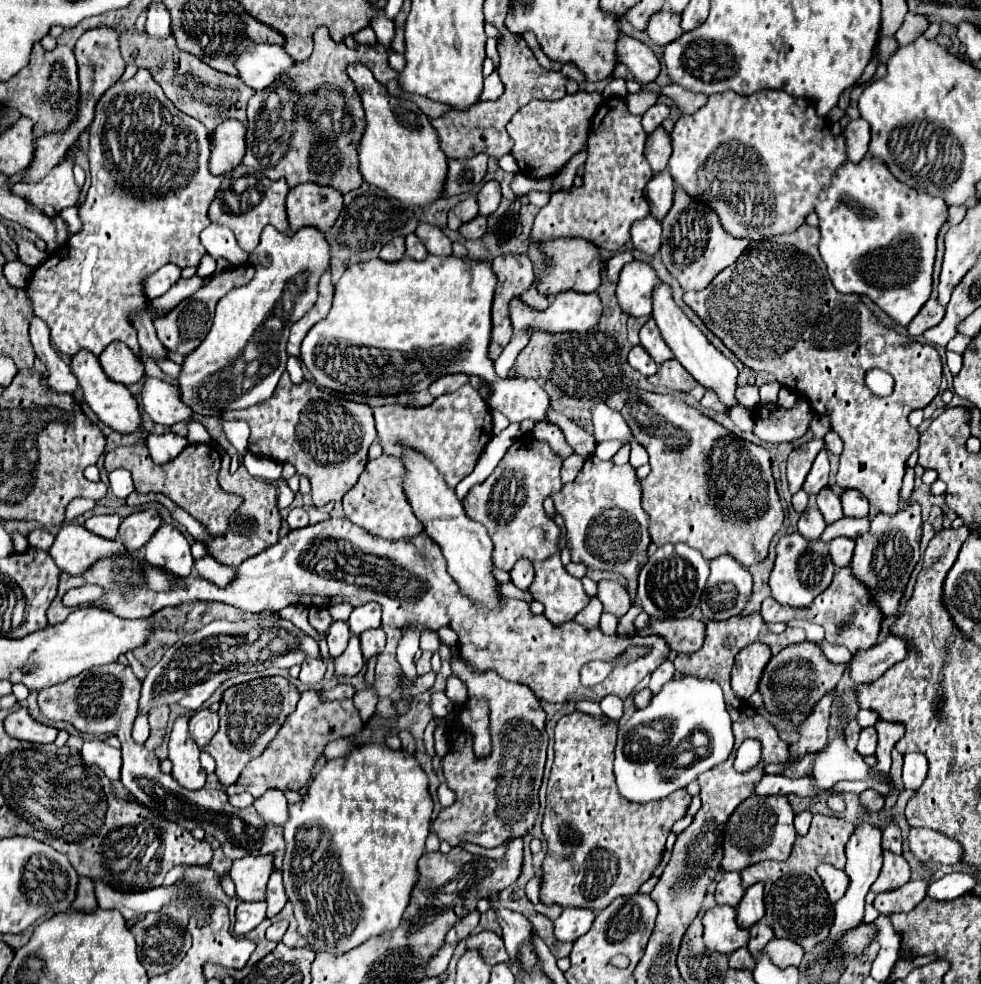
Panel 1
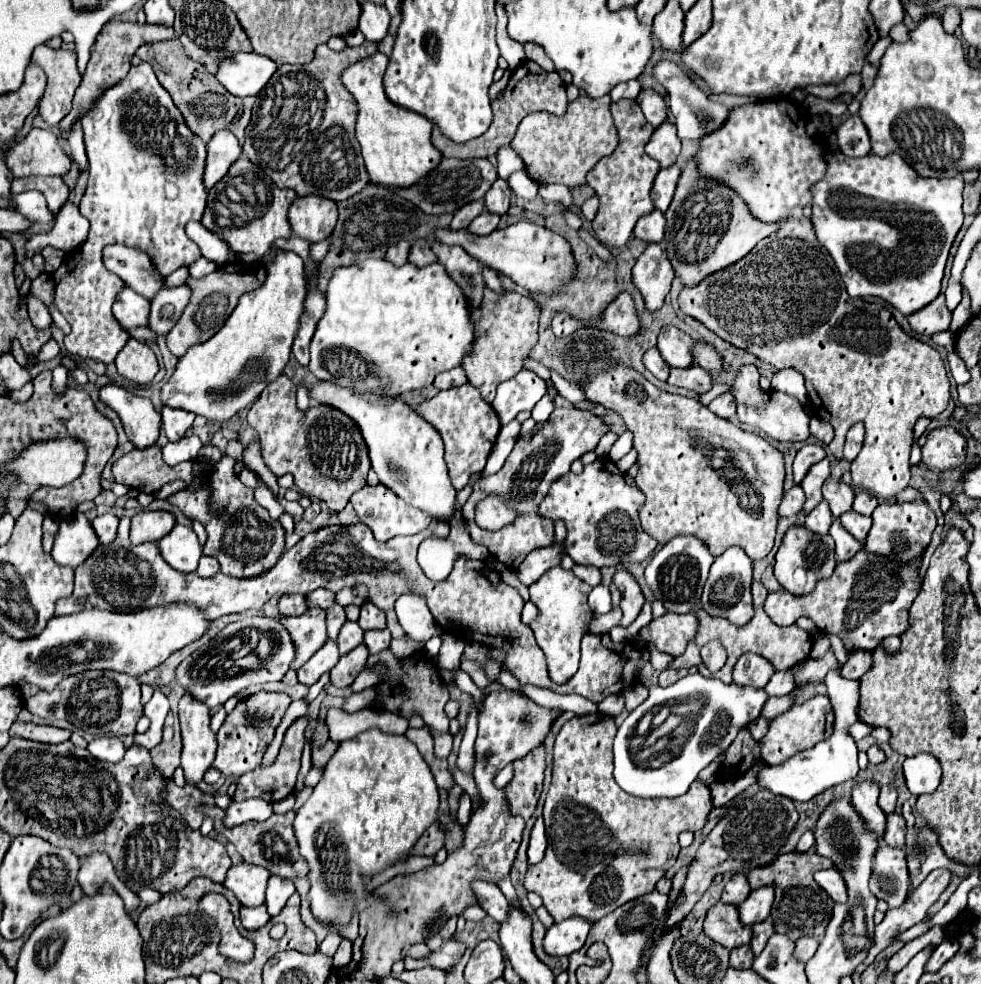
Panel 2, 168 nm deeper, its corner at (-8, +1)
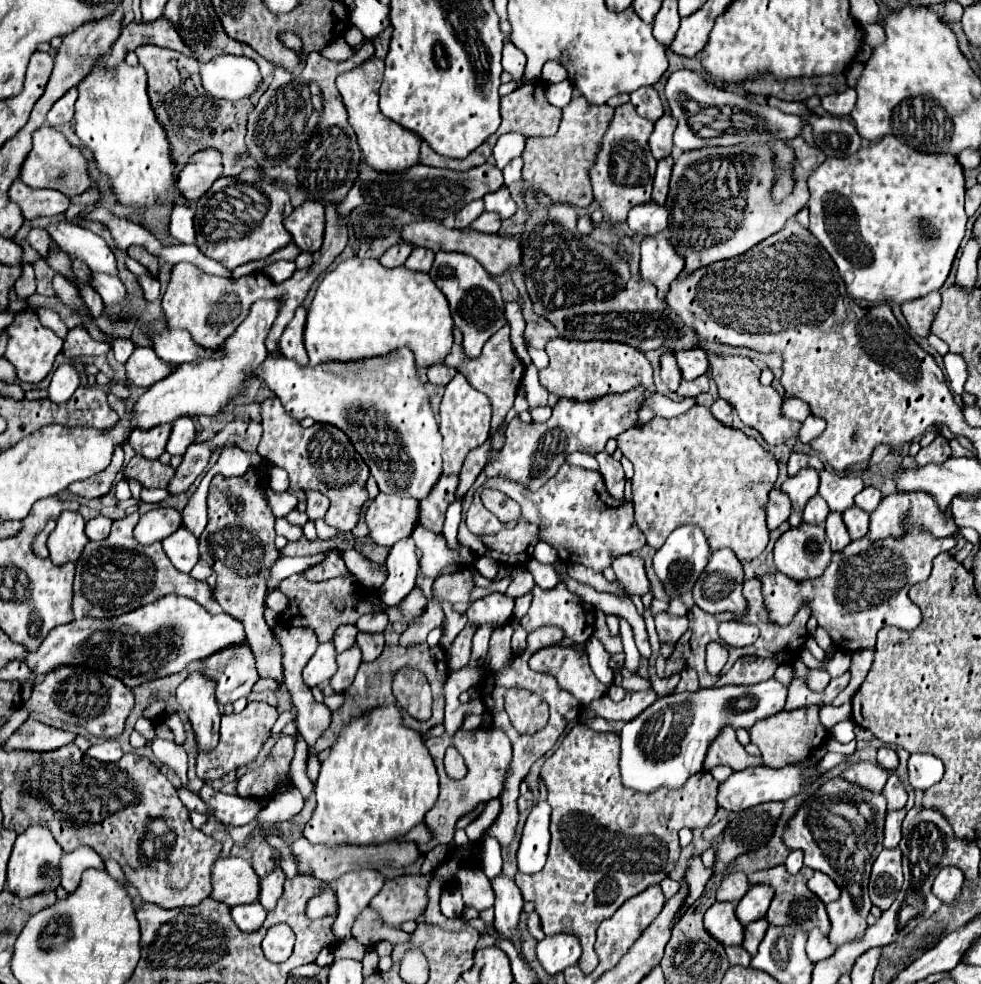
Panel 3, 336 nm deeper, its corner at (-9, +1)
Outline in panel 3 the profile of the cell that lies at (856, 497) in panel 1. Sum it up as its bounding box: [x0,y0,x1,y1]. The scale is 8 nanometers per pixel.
[856,487,882,513]

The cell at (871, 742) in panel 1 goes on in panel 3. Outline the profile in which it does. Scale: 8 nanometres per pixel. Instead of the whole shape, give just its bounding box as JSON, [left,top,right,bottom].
[878,747,898,769]

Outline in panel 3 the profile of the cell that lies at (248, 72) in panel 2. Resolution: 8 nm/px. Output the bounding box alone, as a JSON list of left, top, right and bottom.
[200,55,262,101]

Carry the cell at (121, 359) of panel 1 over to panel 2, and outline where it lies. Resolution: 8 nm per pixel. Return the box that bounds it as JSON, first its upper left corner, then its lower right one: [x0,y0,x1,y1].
[115,339,159,385]

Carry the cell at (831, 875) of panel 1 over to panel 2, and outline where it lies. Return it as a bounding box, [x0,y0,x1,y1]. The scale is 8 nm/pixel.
[813,869,847,903]

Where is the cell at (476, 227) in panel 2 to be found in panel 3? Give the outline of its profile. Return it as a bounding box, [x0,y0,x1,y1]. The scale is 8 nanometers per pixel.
[470,211,500,233]

